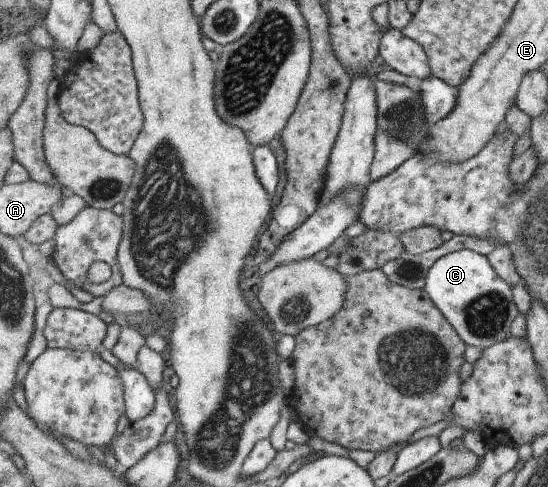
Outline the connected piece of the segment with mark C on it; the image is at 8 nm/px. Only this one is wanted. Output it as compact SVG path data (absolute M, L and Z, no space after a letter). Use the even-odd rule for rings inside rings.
M460 250L442 256L429 269L424 289L466 345L473 345L484 351L493 343L498 343L500 340L505 340L511 336L510 327L512 327L512 321L519 311L512 299L511 287L498 276L485 255L471 250Z

